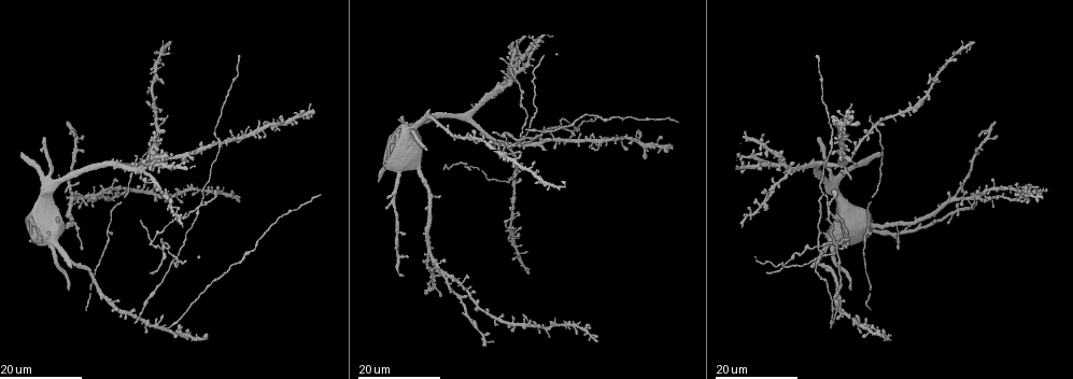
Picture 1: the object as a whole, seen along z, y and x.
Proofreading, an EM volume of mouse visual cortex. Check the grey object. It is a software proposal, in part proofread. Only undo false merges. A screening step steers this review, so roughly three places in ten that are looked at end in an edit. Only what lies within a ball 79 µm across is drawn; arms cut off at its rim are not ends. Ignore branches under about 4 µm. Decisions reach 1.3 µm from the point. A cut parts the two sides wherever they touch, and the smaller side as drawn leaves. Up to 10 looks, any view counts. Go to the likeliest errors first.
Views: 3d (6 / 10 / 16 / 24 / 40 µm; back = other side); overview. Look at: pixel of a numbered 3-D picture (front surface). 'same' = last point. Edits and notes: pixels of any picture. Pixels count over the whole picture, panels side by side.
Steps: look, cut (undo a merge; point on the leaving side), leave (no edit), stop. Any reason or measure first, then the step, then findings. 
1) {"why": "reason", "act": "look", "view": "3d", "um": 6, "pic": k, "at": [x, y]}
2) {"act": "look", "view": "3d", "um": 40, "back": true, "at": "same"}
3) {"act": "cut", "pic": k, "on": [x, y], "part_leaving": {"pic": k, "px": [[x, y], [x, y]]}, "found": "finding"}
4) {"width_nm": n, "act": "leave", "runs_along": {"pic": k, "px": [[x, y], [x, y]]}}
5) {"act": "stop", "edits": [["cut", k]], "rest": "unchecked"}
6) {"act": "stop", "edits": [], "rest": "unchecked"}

{"why": "two arms in line, one across", "act": "look", "view": "3d", "um": 16, "pic": 1, "at": [201, 204]}

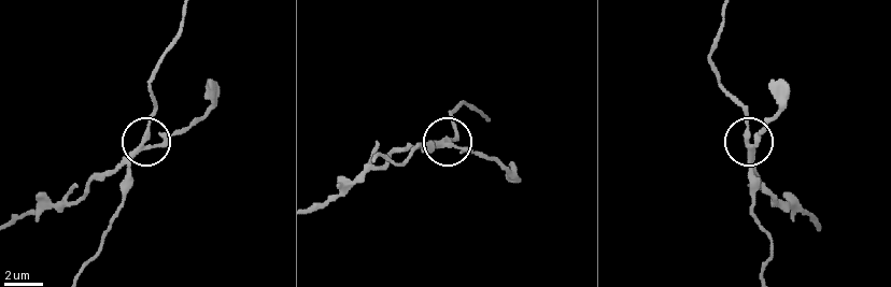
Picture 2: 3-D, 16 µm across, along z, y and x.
{"act": "look", "view": "3d", "um": 10, "pic": 2, "at": [151, 145]}

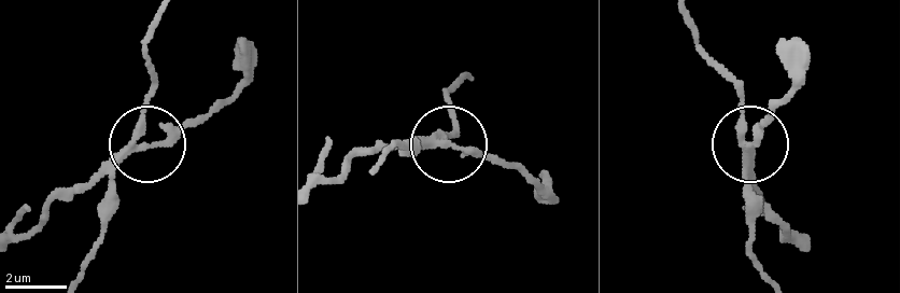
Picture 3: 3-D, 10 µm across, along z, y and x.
{"arms": 3, "act": "cut", "pic": 3, "on": [164, 142], "part_leaving": {"pic": 3, "px": [[121, 155], [15, 233]]}, "found": "a second neuron is stuck on"}

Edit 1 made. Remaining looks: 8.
{"act": "look", "view": "3d", "um": 16, "pic": 1, "at": [74, 223]}

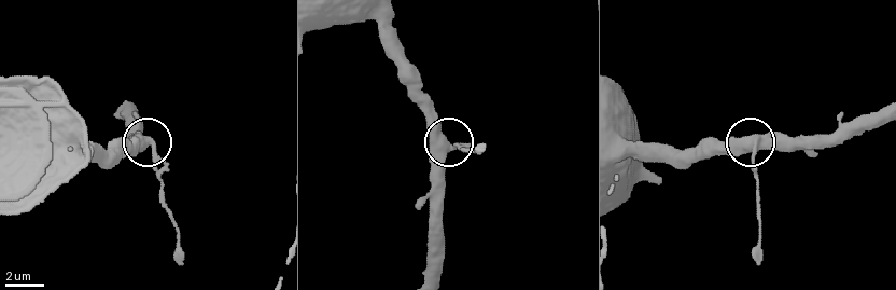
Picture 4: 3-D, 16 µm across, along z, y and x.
{"why": "closer look", "act": "look", "view": "3d", "um": 10, "pic": 4, "at": [153, 143]}

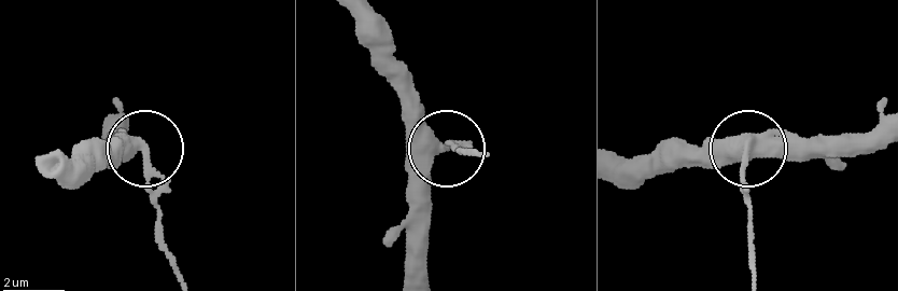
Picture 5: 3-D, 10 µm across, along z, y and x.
{"act": "cut", "pic": 5, "on": [158, 210], "part_leaving": {"pic": 5, "px": [[145, 168], [160, 244], [179, 281]]}, "found": "a second neuron is stuck on"}

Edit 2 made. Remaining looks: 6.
{"why": "arms part here", "act": "look", "view": "3d", "um": 24, "pic": 1, "at": [831, 144]}

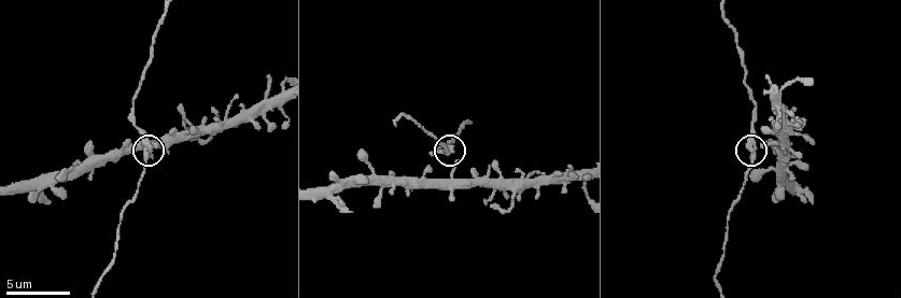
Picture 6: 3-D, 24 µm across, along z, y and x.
{"act": "look", "view": "3d", "um": 10, "pic": 6, "at": [146, 149]}

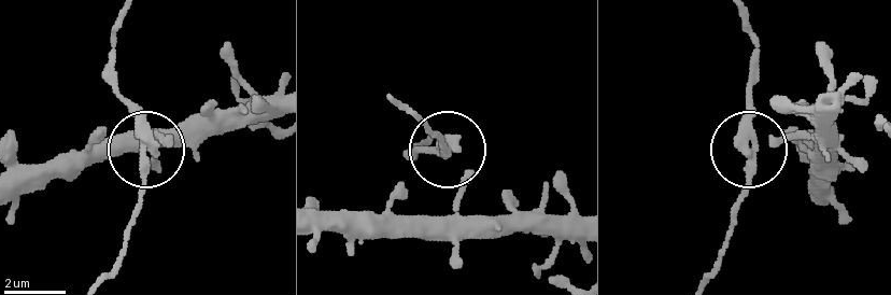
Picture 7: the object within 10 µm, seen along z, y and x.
{"act": "leave", "found": "continuous, no second neuron"}

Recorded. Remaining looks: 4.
{"why": "looks like a crossing", "act": "look", "view": "3d", "um": 24, "pic": 1, "at": [514, 173]}

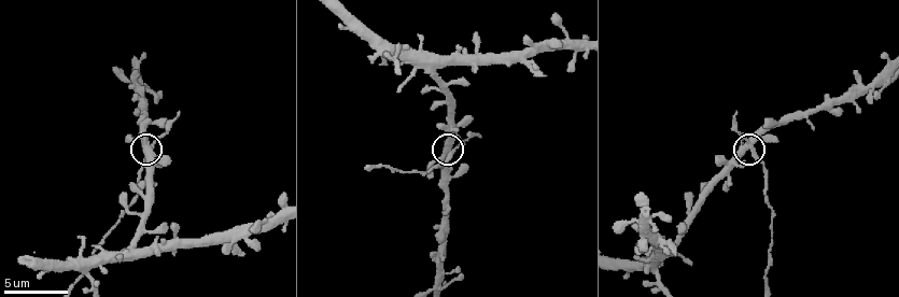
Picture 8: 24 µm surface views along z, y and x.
{"act": "look", "view": "3d", "um": 10, "pic": 8, "at": [752, 146]}

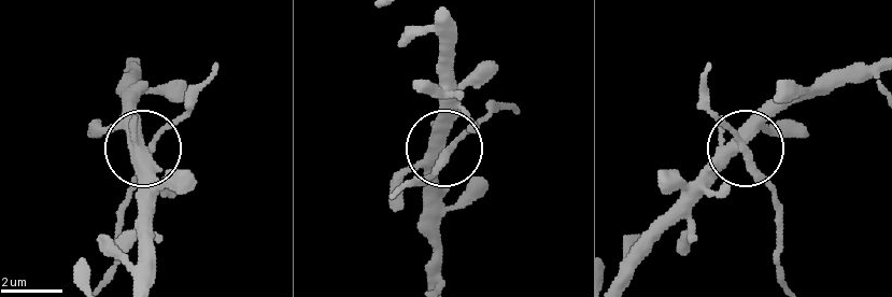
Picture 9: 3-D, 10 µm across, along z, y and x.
{"act": "leave", "runs_along": {"pic": 9, "px": [[137, 276], [137, 94]]}, "found": "all the same neuron"}

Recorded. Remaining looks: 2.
{"act": "look", "view": "3d", "um": 16, "pic": 1, "at": [428, 253]}

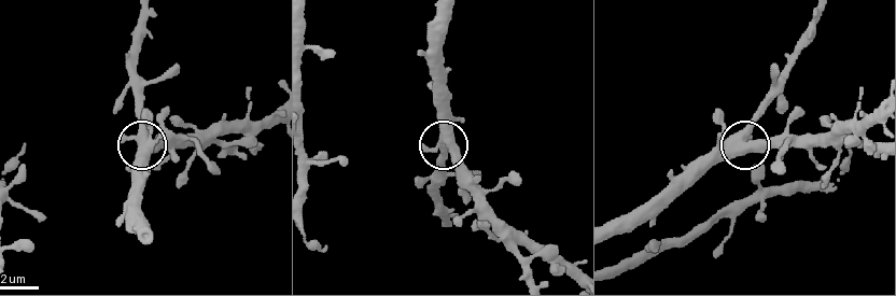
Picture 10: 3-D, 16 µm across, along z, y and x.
{"why": "closer look", "act": "look", "view": "3d", "um": 10, "pic": 10, "at": [744, 135]}

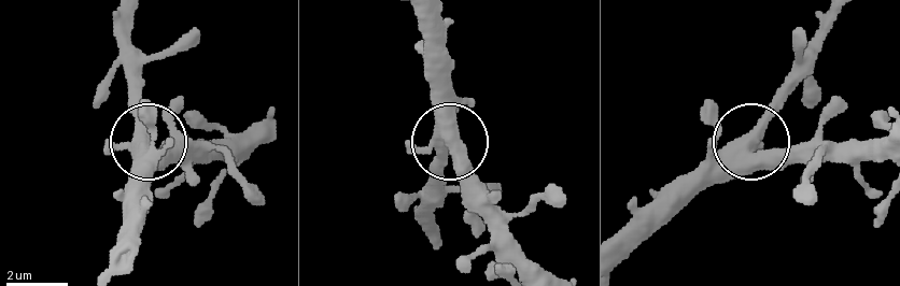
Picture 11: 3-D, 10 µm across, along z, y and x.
{"act": "leave", "runs_along": {"pic": 11, "px": [[621, 246], [691, 202], [812, 73]]}, "found": "continuous, no second neuron"}

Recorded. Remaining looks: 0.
{"act": "stop", "edits": [["cut", 3], ["cut", 5]], "rest": "unchecked"}

